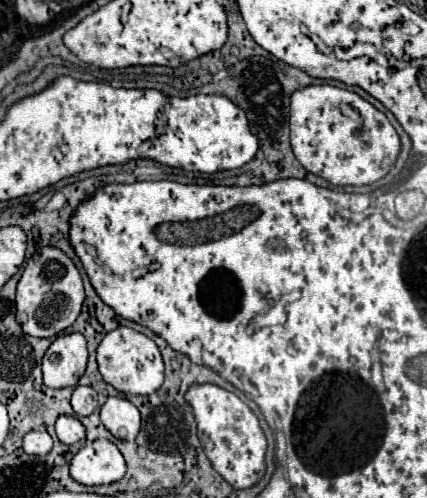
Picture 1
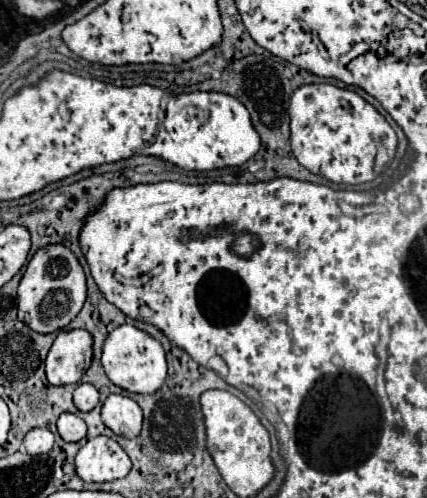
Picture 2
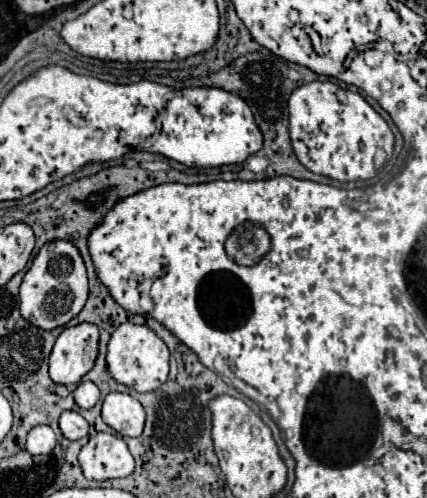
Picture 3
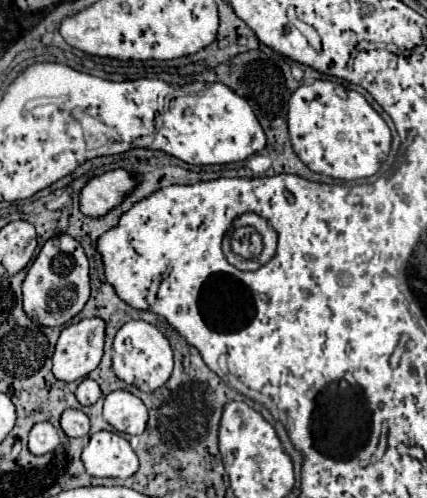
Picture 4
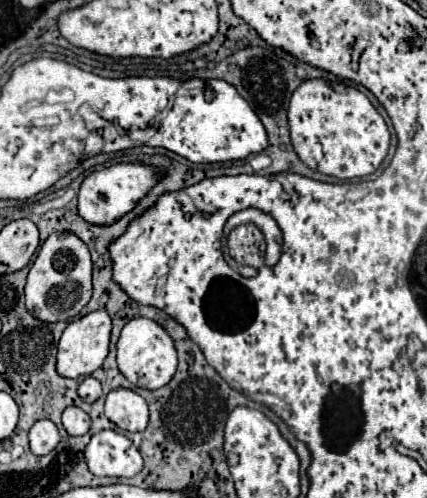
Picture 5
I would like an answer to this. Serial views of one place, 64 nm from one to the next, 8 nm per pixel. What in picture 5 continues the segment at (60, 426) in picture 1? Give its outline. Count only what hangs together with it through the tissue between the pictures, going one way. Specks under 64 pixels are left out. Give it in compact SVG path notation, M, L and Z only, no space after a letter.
M68 406L62 414L62 424L70 436L82 436L90 430L90 416L76 406Z

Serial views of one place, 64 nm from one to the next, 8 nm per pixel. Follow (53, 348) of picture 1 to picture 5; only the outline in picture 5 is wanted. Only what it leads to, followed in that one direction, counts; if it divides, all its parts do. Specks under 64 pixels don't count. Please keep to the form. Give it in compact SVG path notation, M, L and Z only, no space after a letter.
M96 310L78 320L72 320L58 342L58 374L66 378L80 378L90 376L94 370L98 370L108 356L110 332L112 332L112 320L104 310Z

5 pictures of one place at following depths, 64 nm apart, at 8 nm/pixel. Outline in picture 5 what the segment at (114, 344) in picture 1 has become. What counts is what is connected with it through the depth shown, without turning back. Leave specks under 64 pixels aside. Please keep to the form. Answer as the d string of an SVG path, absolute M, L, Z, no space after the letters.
M142 316L130 320L124 326L116 348L118 348L118 356L116 356L118 368L132 384L148 390L158 390L164 386L164 370L172 370L172 356L176 354L176 348L174 348L174 340L160 324Z

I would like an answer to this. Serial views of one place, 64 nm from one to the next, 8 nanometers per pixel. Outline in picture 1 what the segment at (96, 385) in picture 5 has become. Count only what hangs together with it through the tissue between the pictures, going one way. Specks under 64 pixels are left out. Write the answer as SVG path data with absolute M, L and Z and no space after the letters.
M76 386L72 394L72 408L78 416L88 416L98 408L98 394L92 386Z

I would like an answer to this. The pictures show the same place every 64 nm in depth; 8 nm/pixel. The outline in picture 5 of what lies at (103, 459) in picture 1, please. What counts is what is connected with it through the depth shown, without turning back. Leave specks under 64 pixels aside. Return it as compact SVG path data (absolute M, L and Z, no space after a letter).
M102 430L94 434L86 446L84 456L94 476L130 478L144 468L140 450L128 436L116 430Z

